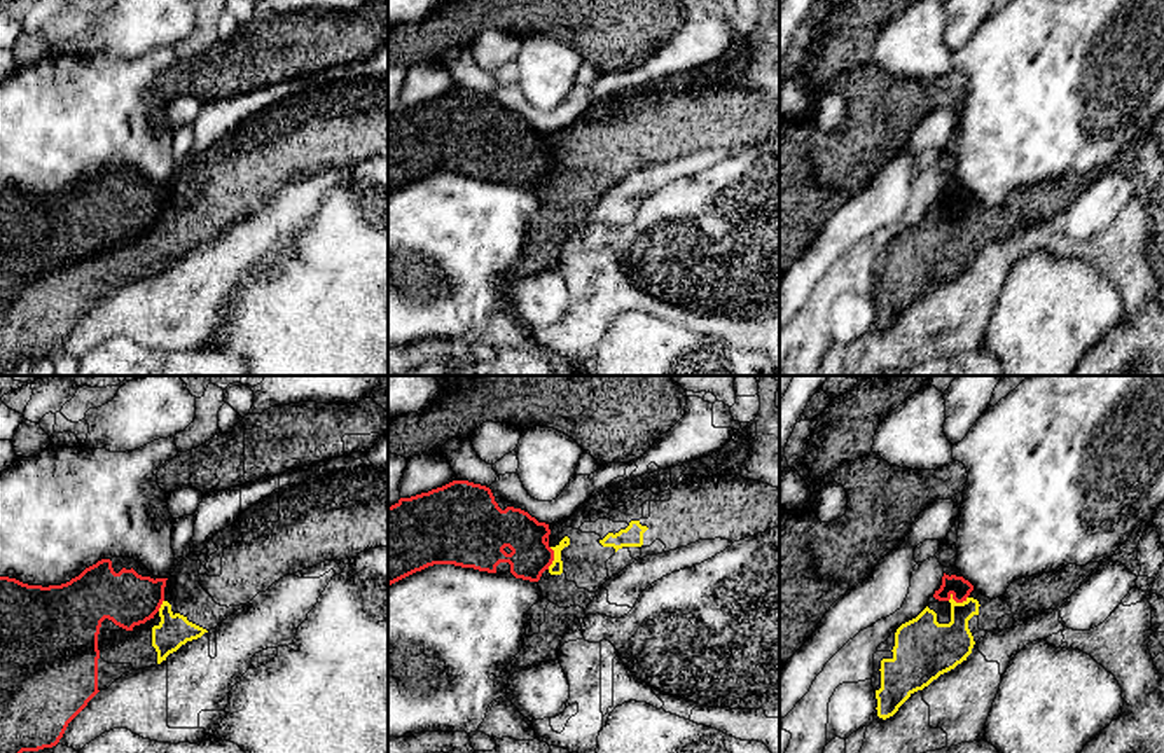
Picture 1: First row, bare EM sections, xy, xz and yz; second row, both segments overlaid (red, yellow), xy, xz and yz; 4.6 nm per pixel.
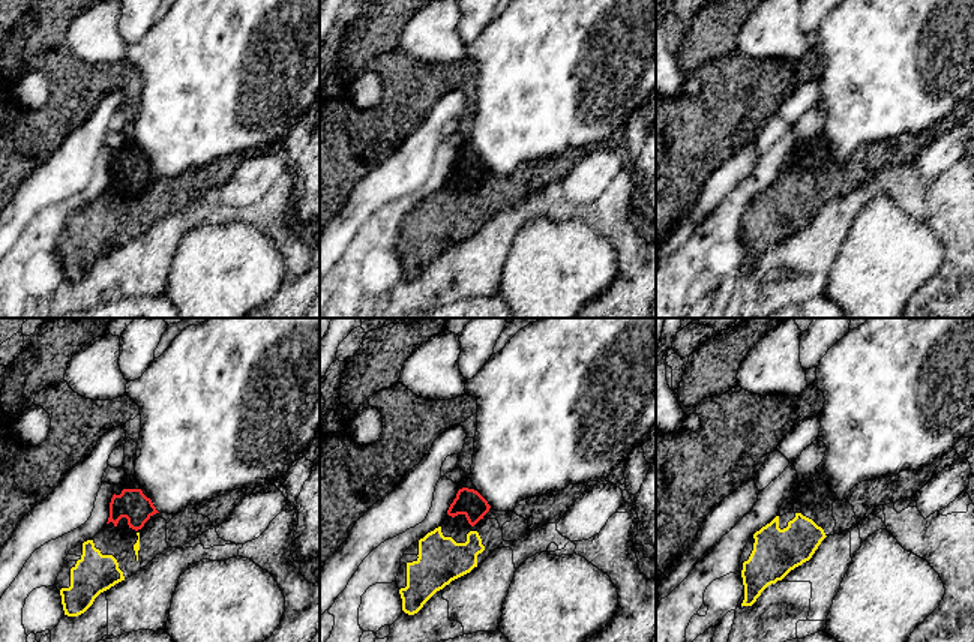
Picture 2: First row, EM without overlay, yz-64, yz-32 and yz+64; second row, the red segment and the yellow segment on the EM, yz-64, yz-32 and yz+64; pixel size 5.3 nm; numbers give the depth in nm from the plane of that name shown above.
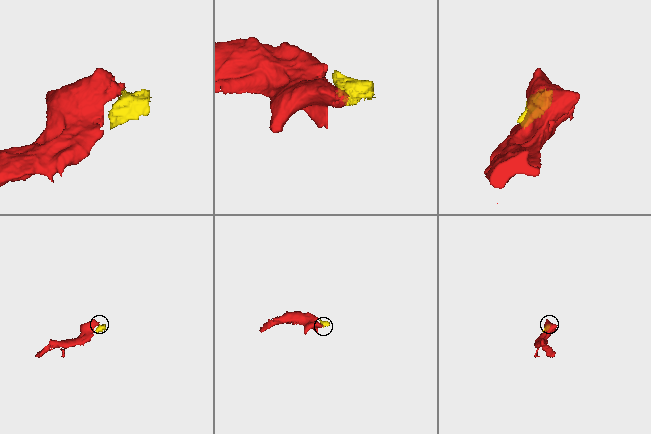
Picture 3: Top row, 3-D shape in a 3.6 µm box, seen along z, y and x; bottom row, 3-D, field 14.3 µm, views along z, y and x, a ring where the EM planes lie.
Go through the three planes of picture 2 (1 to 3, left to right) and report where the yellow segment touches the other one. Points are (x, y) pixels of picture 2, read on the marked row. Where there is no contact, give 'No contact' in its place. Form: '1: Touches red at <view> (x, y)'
1: No contact
2: No contact
3: No contact

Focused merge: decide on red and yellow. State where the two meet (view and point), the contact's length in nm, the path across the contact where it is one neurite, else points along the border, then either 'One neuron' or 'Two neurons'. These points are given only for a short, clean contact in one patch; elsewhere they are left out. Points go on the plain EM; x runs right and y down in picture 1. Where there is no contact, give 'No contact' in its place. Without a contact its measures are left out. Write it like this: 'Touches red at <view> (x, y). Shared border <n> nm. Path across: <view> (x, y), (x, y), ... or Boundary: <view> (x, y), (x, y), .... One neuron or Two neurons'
Touches red at yz (956, 210). Shared border 100 nm. Path across: yz (956, 194), (956, 210), (956, 231), (930, 257). One neuron

